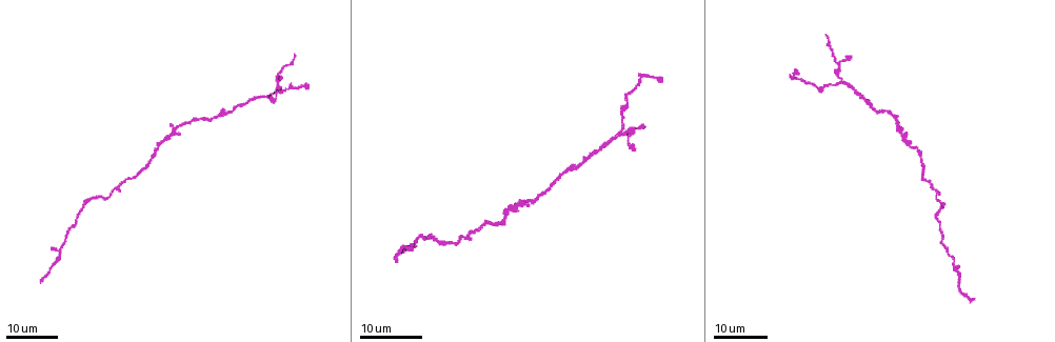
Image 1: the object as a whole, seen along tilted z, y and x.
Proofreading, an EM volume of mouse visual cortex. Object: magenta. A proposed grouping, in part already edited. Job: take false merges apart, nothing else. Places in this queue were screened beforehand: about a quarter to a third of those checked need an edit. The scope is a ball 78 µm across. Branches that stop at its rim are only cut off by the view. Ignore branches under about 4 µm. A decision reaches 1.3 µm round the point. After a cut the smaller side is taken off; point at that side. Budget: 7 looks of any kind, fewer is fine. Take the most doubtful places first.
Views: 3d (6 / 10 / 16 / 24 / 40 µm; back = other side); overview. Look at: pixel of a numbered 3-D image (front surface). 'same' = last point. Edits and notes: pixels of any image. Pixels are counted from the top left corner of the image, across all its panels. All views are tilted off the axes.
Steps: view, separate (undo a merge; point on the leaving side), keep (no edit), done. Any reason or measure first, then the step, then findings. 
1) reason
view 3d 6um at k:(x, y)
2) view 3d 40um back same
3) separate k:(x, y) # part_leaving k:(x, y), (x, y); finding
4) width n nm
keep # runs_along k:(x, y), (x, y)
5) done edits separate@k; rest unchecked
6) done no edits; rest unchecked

a fork
view 3d 24um at 1:(622, 136)

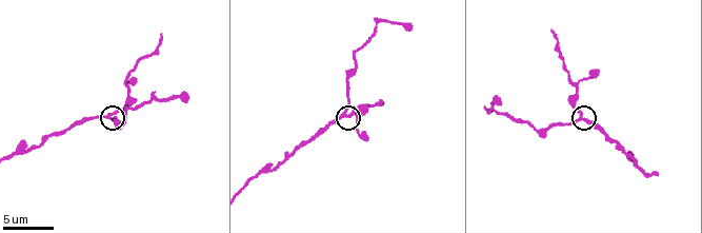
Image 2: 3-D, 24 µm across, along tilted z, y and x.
closer look
view 3d 6um at 2:(579, 117)

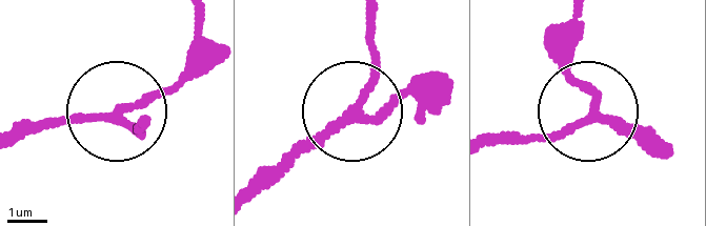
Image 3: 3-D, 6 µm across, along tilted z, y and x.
width 200 nm
keep # runs_along 3:(258, 193), (346, 115), (374, 116), (425, 76); one neuron here

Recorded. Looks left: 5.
thick turns thin
view 3d 10um at 2:(641, 169)

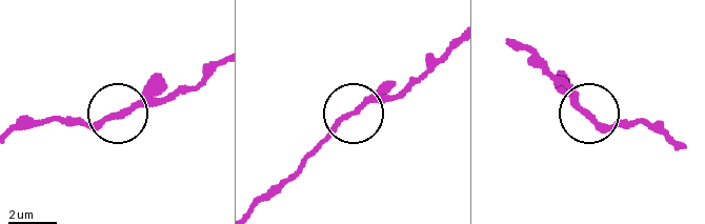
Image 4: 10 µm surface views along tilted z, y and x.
keep # runs_along 4:(253, 207), (384, 87); continuous, no second neuron

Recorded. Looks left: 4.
small branch off a trunk
view 3d 24um at 1:(897, 122)

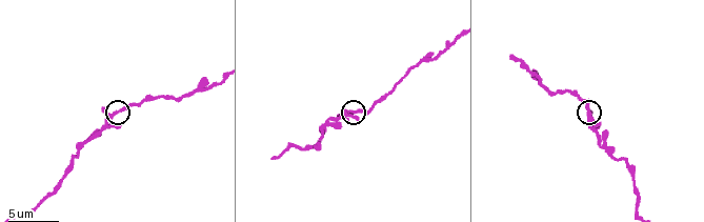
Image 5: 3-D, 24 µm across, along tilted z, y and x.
view 3d 10um at 5:(351, 112)

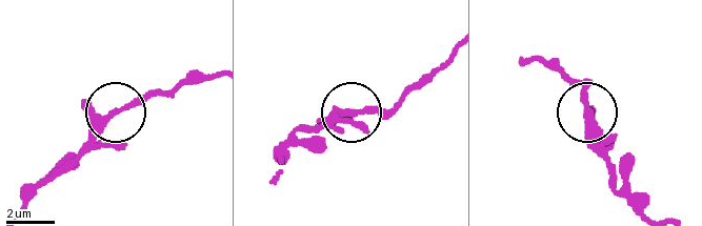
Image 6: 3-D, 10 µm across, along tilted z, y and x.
arms 3
keep # all the same neuron

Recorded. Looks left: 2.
done no edits; rest unchecked

